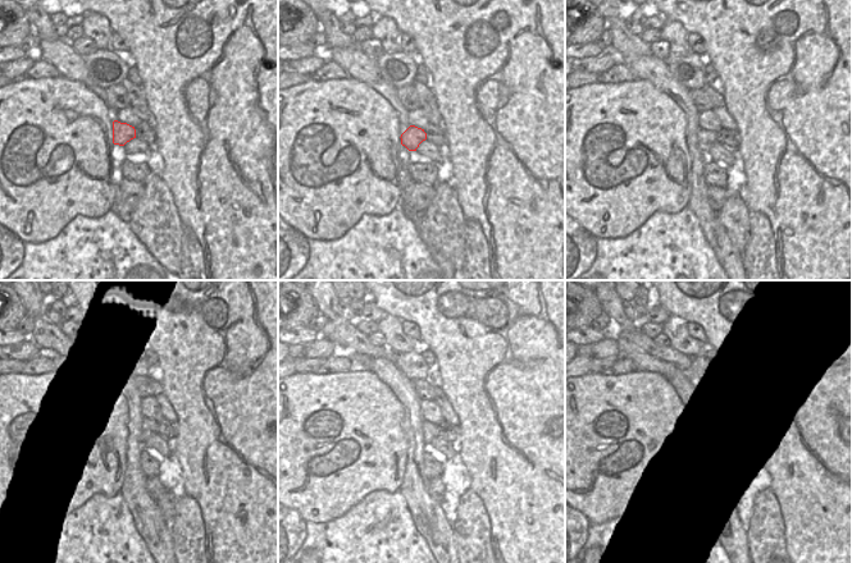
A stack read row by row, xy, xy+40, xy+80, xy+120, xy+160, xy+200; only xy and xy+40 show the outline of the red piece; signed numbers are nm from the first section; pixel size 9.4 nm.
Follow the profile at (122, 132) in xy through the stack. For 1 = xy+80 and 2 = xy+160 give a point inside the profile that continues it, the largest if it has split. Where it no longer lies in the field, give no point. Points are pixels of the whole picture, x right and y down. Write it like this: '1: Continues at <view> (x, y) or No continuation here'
1: Continues at xy+80 (705, 138)
2: Continues at xy+160 (429, 431).

